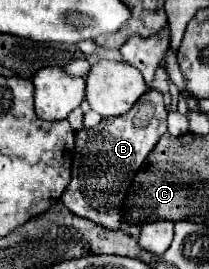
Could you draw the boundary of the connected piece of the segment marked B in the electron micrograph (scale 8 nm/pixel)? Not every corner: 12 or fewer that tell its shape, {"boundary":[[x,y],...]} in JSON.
{"boundary":[[162,94],[78,130],[72,214],[120,228],[124,182],[166,132]]}

